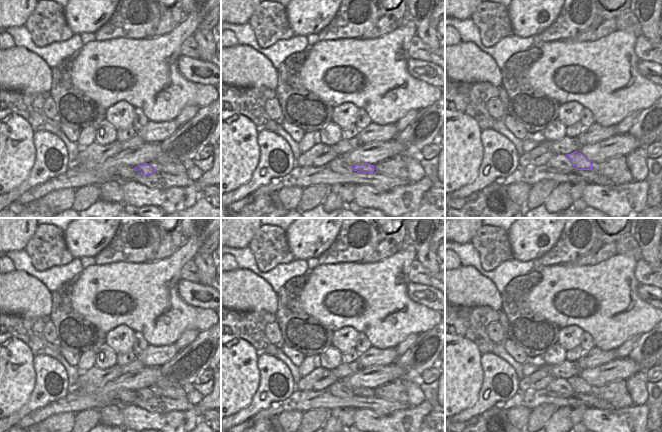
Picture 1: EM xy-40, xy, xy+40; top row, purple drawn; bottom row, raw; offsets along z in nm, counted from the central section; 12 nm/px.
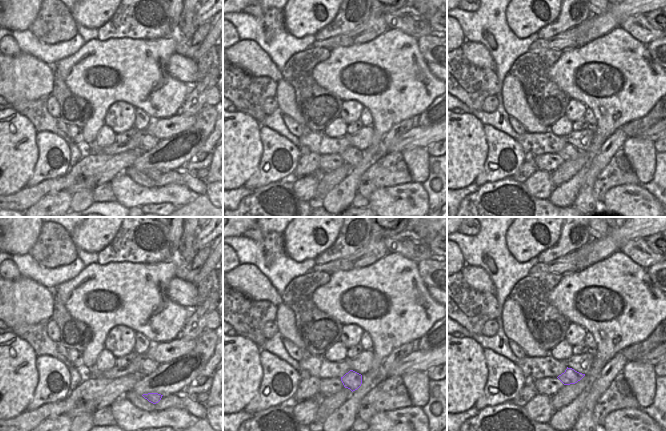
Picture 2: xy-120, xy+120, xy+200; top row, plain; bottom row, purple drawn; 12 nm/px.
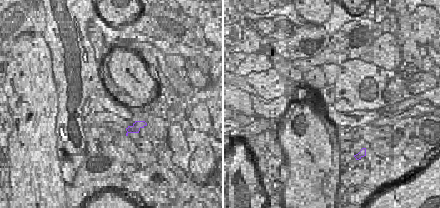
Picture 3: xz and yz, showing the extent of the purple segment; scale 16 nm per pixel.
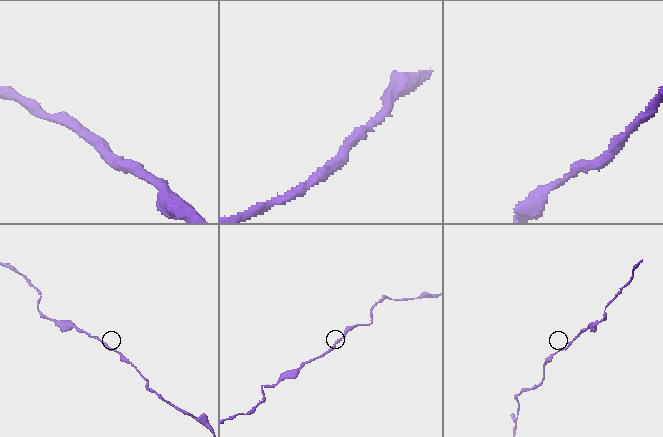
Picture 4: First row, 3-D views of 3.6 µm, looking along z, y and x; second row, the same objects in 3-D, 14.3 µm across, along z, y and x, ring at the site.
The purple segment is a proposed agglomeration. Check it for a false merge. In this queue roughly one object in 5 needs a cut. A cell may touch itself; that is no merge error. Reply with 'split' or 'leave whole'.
leave whole

